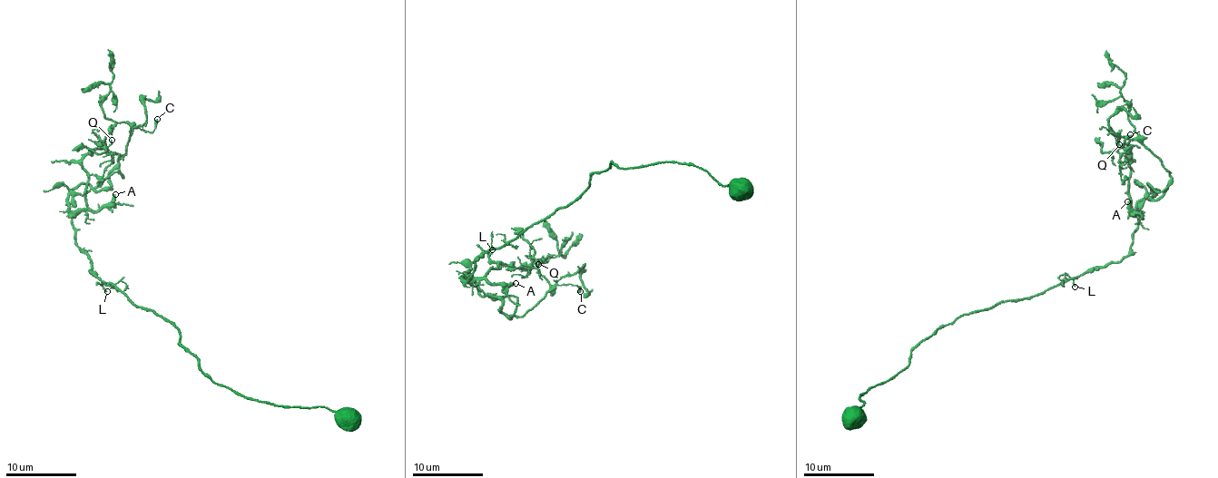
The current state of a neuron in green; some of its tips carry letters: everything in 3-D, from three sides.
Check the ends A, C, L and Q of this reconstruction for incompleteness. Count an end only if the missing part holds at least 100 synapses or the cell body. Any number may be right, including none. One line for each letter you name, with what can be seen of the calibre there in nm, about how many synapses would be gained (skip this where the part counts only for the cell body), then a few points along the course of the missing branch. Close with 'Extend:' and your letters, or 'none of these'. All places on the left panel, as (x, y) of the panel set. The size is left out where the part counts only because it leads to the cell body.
A: 320 nm | 130 syn | (115, 194), (115, 185), (126, 173), (124, 164), (107, 159), (73, 134), (78, 145), (112, 157)
Extend: A

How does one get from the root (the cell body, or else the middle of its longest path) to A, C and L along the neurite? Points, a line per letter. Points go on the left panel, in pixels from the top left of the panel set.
A: (347, 417), (324, 406), (248, 400), (215, 384), (171, 324), (98, 279), (73, 219), (100, 210), (115, 194)
C: (347, 417), (215, 384), (171, 324), (93, 273), (73, 198), (112, 189), (128, 136), (152, 132), (157, 119)
L: (347, 417), (324, 406), (248, 400), (215, 384), (183, 349), (171, 324), (132, 305), (105, 283), (107, 291)

